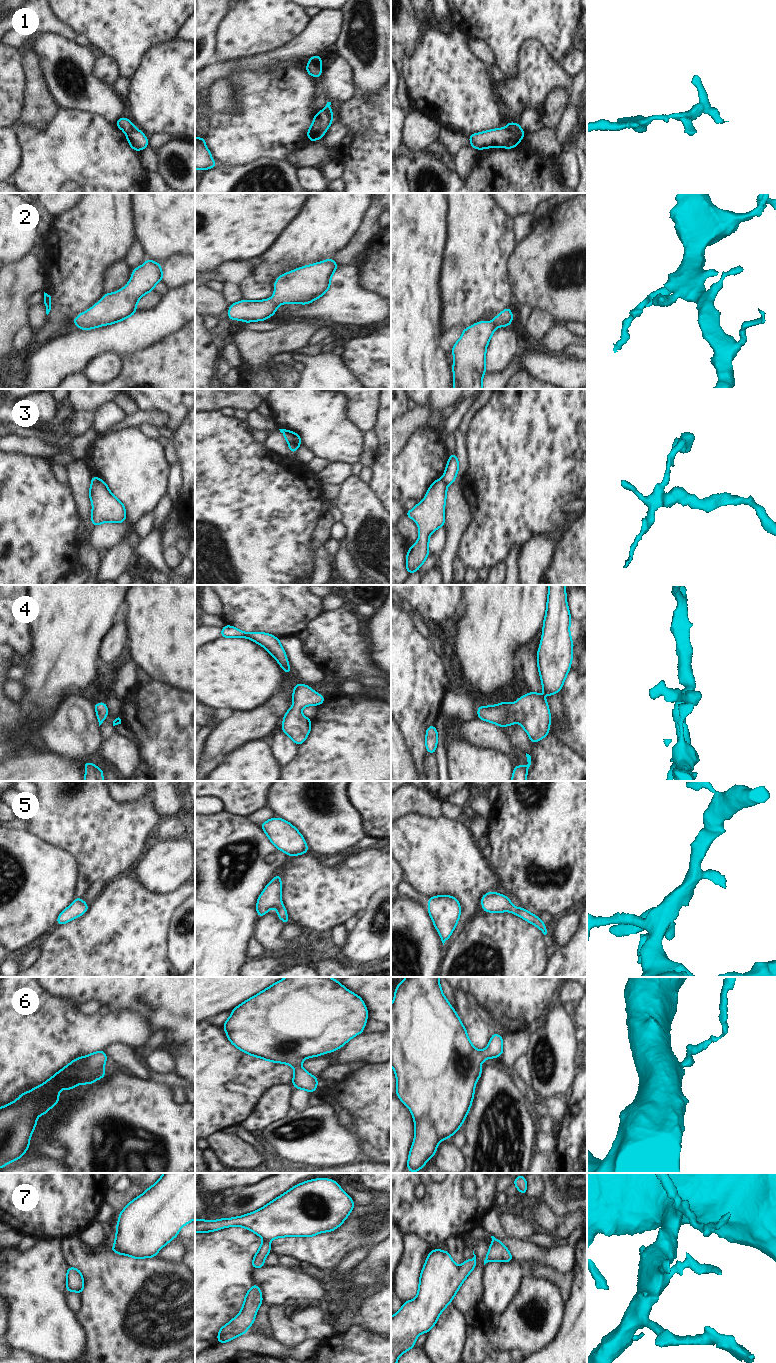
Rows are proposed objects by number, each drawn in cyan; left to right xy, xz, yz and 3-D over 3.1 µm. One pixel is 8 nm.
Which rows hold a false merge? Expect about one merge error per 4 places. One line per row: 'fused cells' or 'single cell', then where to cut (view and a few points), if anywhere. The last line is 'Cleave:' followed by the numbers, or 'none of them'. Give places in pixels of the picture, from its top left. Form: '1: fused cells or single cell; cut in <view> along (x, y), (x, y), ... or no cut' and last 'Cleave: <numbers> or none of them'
1: fused cells; cut in yz along (507, 127), (523, 136)
2: single cell; no cut
3: fused cells; cut in xz along (288, 442), (300, 444)
4: single cell; no cut
5: single cell; no cut
6: single cell; no cut
7: single cell; no cut
Cleave: 1, 3

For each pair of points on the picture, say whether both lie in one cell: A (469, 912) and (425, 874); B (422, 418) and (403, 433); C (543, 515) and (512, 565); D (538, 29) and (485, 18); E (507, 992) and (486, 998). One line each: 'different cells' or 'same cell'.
A: same cell
B: same cell
C: different cells
D: same cell
E: same cell

